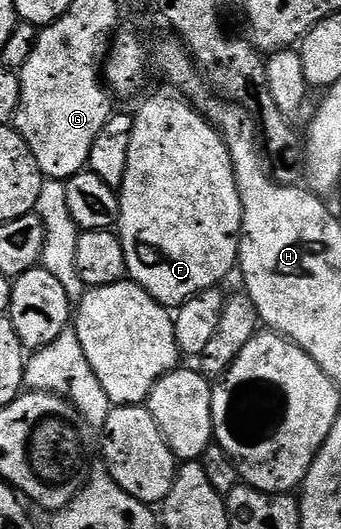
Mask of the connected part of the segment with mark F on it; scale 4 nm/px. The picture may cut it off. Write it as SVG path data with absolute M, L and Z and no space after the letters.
M172 85L160 87L152 91L140 103L140 108L134 111L132 120L134 129L130 133L130 157L126 157L126 177L118 188L120 196L120 221L118 234L122 241L122 249L126 253L126 265L131 282L136 283L150 293L159 303L169 309L179 308L181 303L192 299L200 291L211 291L221 286L220 282L228 274L235 272L240 258L240 226L242 225L242 201L238 193L238 185L232 168L232 158L228 152L228 146L220 132L200 114L195 106L192 107L179 95L177 88Z

